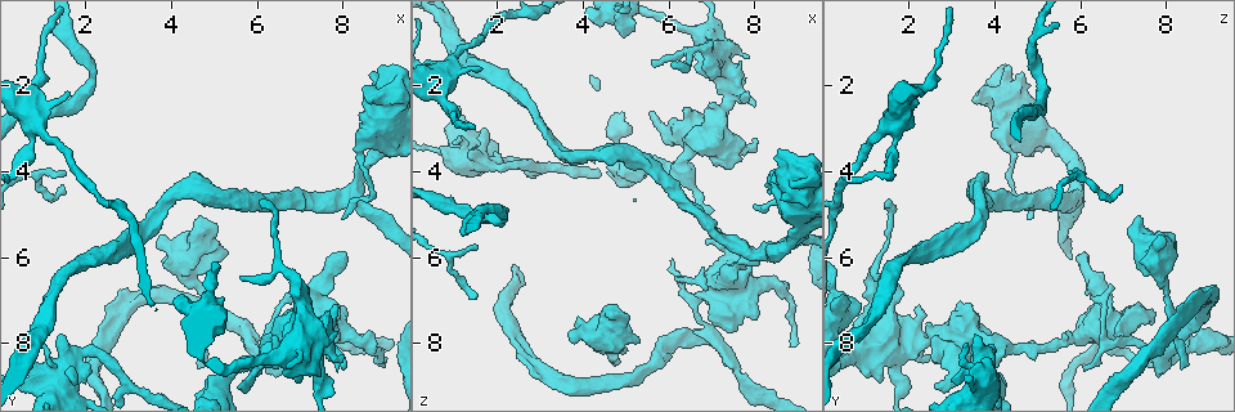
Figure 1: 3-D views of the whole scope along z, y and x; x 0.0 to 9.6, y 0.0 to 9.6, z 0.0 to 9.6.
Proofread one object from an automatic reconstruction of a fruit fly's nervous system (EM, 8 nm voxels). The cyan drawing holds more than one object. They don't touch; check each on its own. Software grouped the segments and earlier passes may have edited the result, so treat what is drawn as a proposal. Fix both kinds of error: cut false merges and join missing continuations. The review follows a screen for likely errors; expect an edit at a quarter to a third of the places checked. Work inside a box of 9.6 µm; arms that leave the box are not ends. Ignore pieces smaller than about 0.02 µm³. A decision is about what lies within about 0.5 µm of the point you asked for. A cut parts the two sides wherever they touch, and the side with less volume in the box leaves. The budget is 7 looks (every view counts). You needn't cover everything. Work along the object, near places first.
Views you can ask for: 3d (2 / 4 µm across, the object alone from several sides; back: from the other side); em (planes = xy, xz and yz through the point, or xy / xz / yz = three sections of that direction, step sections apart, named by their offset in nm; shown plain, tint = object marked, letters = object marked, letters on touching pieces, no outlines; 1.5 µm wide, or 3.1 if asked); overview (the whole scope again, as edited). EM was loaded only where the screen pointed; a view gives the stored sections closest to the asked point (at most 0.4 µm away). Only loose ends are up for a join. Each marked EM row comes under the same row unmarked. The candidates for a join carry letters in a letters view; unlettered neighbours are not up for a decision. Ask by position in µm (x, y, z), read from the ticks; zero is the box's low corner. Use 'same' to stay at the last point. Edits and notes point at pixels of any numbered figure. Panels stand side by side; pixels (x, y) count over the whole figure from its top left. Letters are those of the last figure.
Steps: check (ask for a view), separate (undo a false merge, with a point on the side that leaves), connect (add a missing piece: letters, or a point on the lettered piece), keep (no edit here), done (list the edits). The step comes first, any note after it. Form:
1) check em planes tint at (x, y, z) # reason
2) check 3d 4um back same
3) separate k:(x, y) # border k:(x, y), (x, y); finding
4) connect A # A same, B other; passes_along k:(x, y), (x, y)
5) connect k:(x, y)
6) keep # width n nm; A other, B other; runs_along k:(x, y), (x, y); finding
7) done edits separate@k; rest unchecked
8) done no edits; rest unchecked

check 3d 4um at (4.60, 8.60, 8.35) # free end

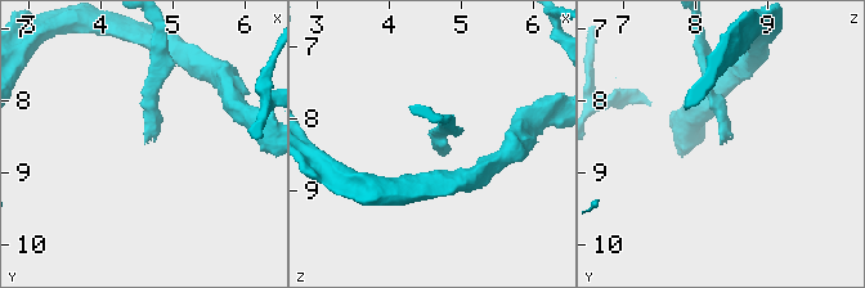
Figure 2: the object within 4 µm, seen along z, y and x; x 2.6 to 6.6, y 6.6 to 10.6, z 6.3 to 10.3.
check em xz step 4 letters at (4.65, 8.65, 8.35)

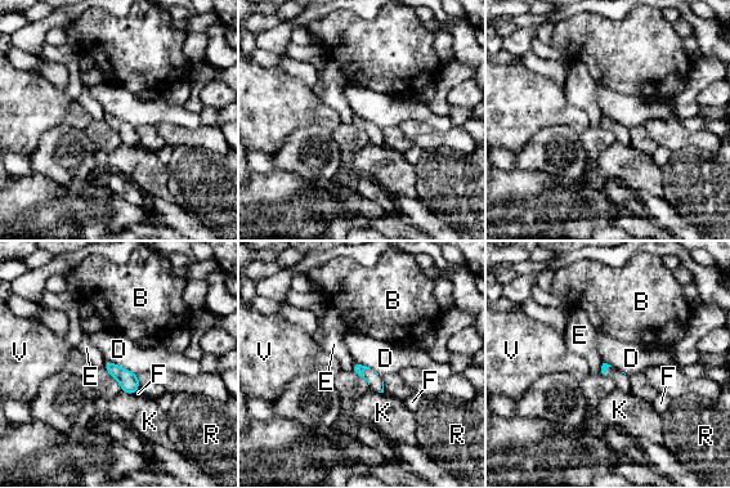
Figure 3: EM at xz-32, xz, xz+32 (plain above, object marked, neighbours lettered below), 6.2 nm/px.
check em planes letters same # another direction

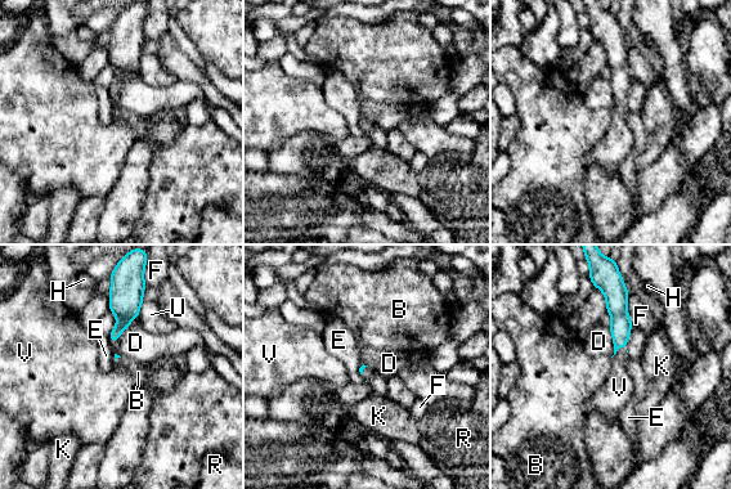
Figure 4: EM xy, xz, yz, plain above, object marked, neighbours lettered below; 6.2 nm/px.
connect V # B other, D other, E other, F other, H other, K other, R other, U other, V same; passes_along 4:(620, 326), (618, 348), (619, 387); the cell continues

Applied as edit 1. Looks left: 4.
check overview # redraw

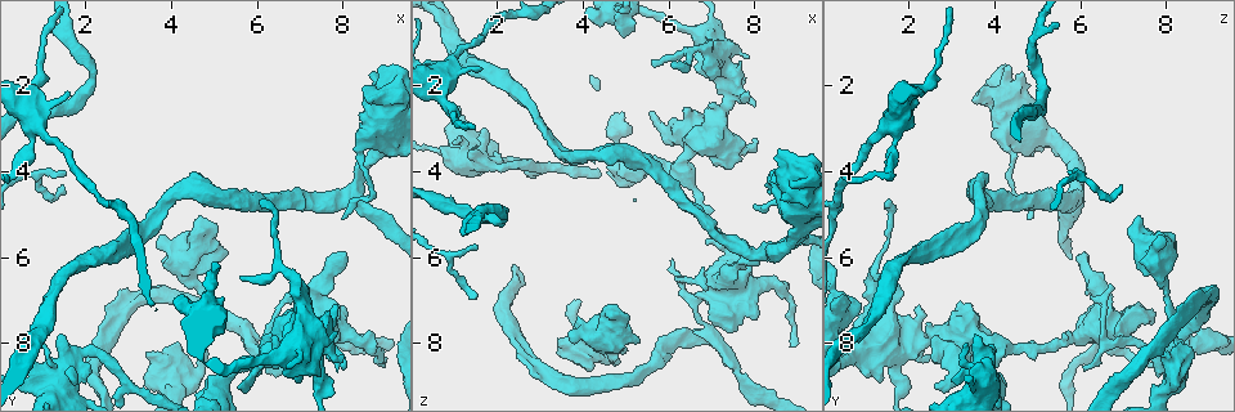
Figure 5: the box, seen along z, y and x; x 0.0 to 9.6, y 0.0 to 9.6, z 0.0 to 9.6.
check em planes tint at (6.45, 8.00, 6.95)

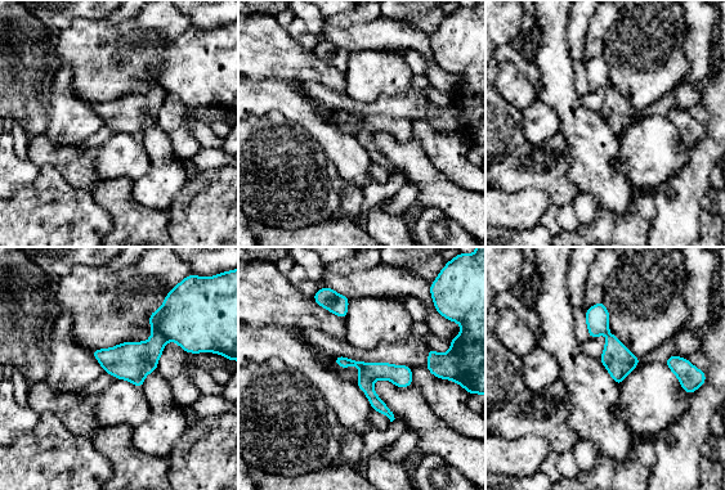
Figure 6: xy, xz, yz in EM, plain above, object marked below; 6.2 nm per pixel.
check em planes letters same

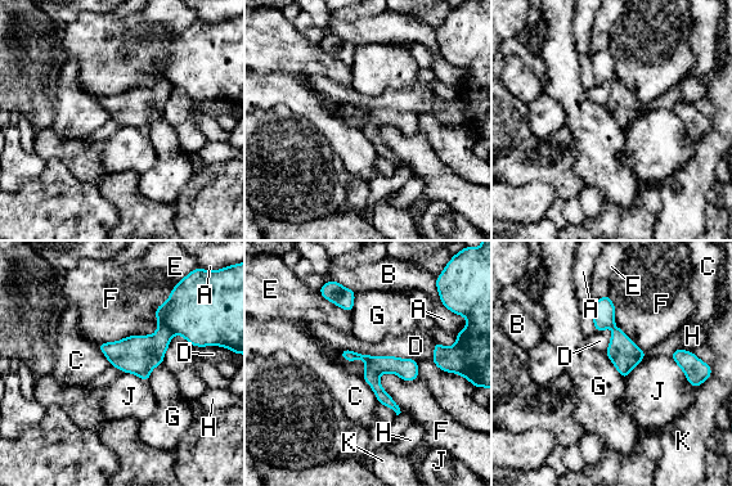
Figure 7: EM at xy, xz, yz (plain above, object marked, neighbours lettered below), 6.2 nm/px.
separate 7:(137, 354) # longest_contact D 480 nm; A other, B other, C other, D other, E other, F other, G other, H other, J other, K other; two cells meet here

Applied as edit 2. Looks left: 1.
check em planes letters at (3.85, 6.10, 7.45)

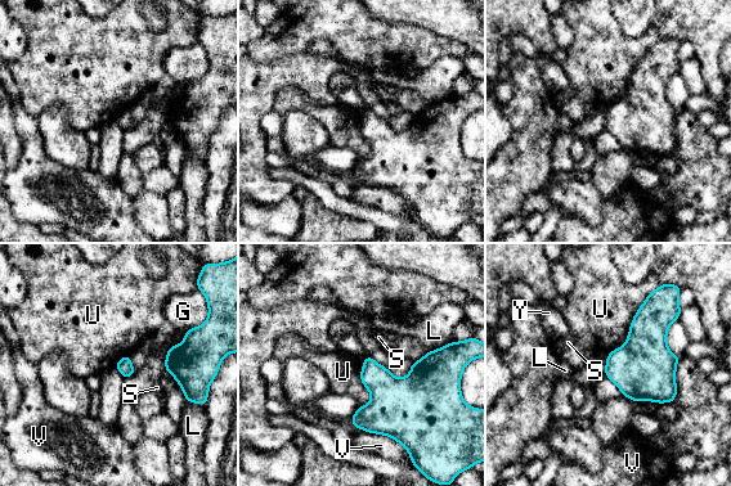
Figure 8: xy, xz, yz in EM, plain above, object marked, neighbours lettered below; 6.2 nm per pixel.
keep # G other, L other, S other, U other, V other, Y other; border 8:(654, 291), (627, 340), (608, 355); none of them fits

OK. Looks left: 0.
done edits connect@4, separate@7; rest unchecked

